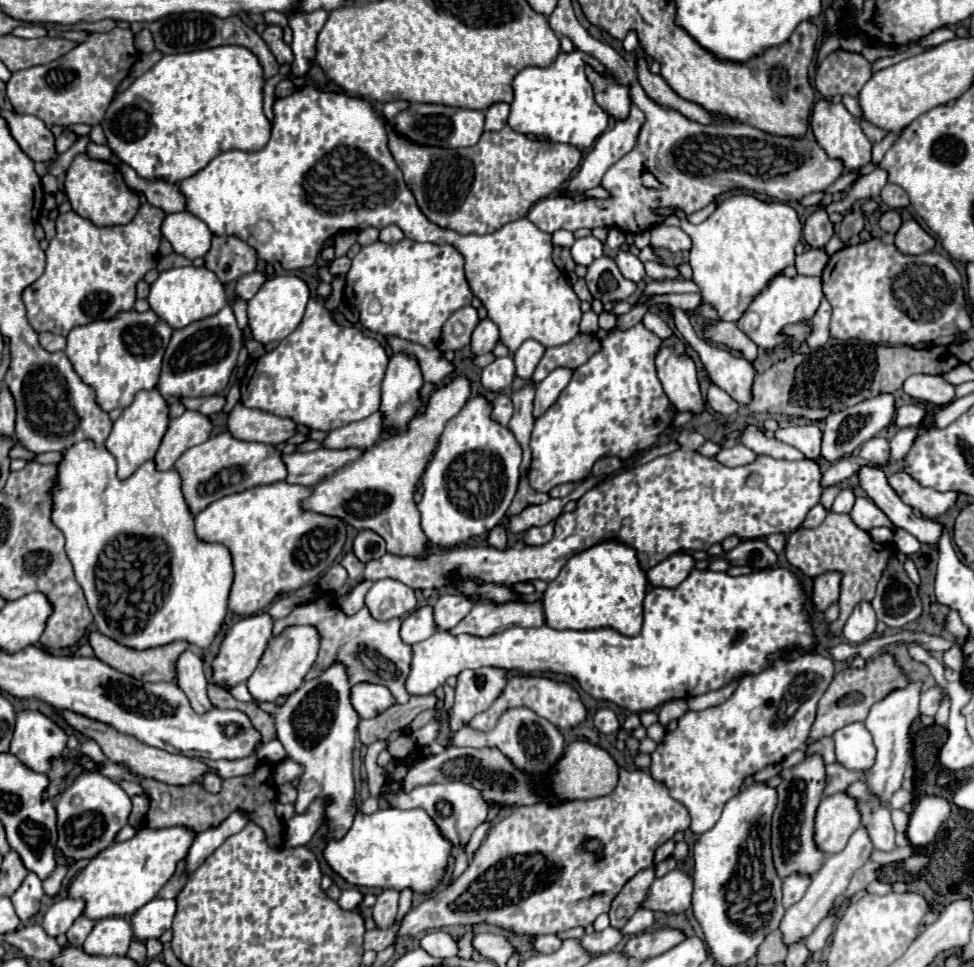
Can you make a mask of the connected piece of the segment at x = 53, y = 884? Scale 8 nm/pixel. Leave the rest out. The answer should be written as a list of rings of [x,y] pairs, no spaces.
[[[57,865],[52,874],[42,882],[45,894],[55,896],[59,892],[62,881],[65,878],[68,870],[68,865]]]

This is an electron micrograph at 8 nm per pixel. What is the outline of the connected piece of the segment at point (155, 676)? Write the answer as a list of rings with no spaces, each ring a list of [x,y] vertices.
[[[93,632],[89,634],[89,642],[95,650],[95,656],[99,660],[103,660],[105,664],[109,664],[111,668],[123,672],[123,674],[129,674],[137,680],[145,680],[145,682],[173,682],[177,678],[177,670],[175,670],[175,662],[177,658],[191,648],[189,642],[173,642],[173,644],[167,644],[167,646],[161,646],[161,648],[149,648],[145,652],[133,652],[133,648],[125,648],[121,644],[117,644],[115,640],[109,640],[107,636],[101,636],[99,632]]]

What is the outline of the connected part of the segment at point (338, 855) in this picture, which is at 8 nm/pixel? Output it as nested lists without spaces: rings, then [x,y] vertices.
[[[381,808],[371,816],[357,812],[345,840],[325,846],[325,860],[353,886],[393,888],[397,892],[409,888],[417,894],[431,894],[443,880],[451,850],[453,844],[441,834],[425,810]]]

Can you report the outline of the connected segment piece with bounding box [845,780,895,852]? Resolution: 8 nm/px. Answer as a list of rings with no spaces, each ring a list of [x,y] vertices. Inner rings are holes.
[[[857,780],[845,788],[845,794],[855,798],[857,810],[861,814],[861,826],[867,830],[873,846],[877,850],[895,848],[895,828],[891,822],[891,808],[881,796],[875,796],[865,780]]]

